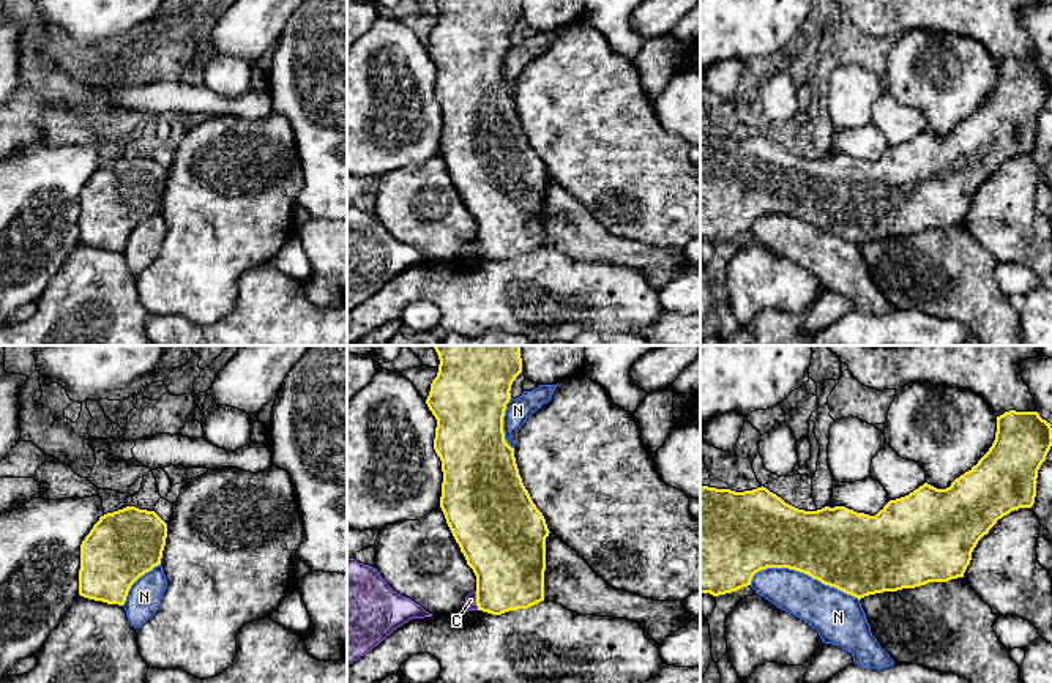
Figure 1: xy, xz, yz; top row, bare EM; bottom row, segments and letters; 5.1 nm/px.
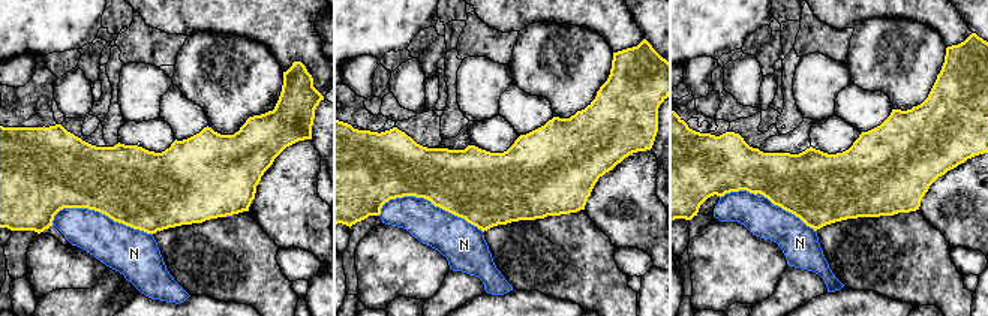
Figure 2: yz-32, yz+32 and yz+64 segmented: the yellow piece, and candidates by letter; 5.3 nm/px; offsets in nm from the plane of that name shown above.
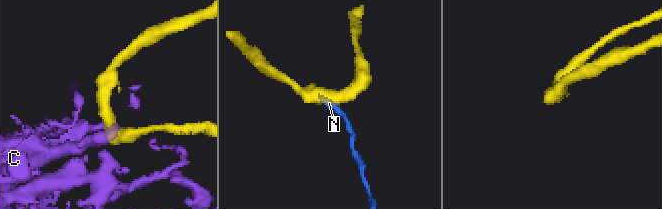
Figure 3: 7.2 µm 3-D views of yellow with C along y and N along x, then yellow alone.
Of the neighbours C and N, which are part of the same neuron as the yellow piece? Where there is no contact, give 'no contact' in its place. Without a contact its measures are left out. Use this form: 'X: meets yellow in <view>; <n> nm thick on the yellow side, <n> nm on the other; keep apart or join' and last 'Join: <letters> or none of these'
C: meets yellow in xz; 360 nm thick on the yellow side, 60 nm on the other; keep apart
N: meets yellow in yz; 400 nm thick on the yellow side, 240 nm on the other; join
Join: N

